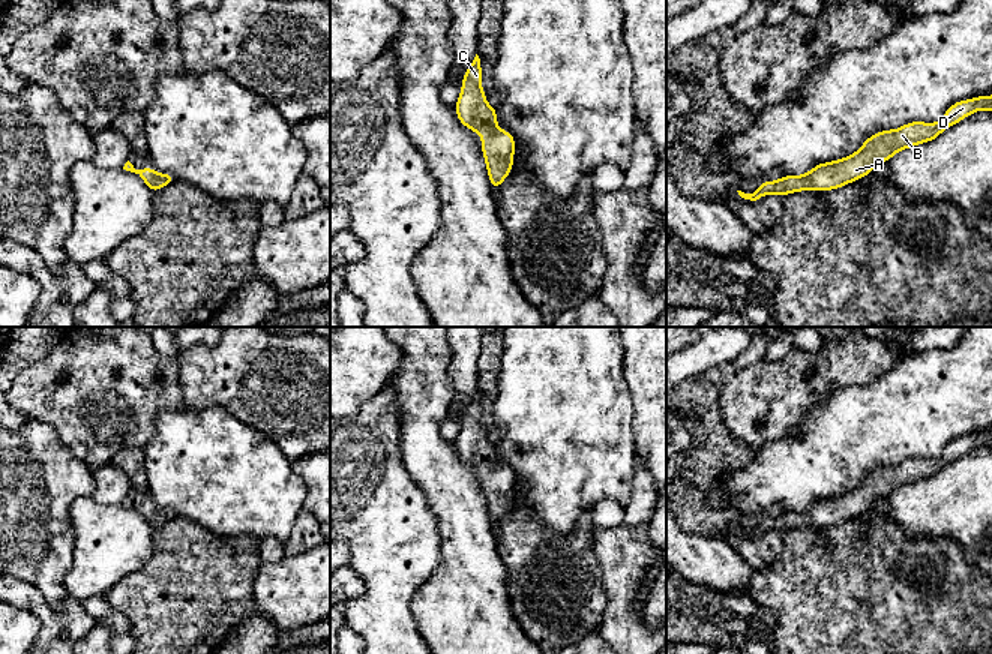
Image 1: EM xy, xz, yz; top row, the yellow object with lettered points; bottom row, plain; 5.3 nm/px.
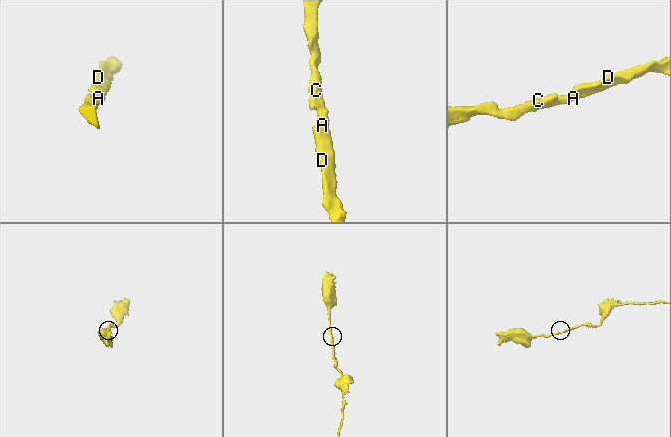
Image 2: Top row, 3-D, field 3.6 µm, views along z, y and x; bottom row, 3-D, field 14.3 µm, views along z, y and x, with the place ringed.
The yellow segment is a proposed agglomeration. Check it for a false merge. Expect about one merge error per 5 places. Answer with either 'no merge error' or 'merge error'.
no merge error

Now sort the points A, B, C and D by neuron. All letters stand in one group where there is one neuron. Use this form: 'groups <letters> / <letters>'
groups A B C D

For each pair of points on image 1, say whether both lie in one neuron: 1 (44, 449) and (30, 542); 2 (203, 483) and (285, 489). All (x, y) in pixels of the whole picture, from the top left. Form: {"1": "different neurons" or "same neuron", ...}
{"1": "same neuron", "2": "same neuron"}

